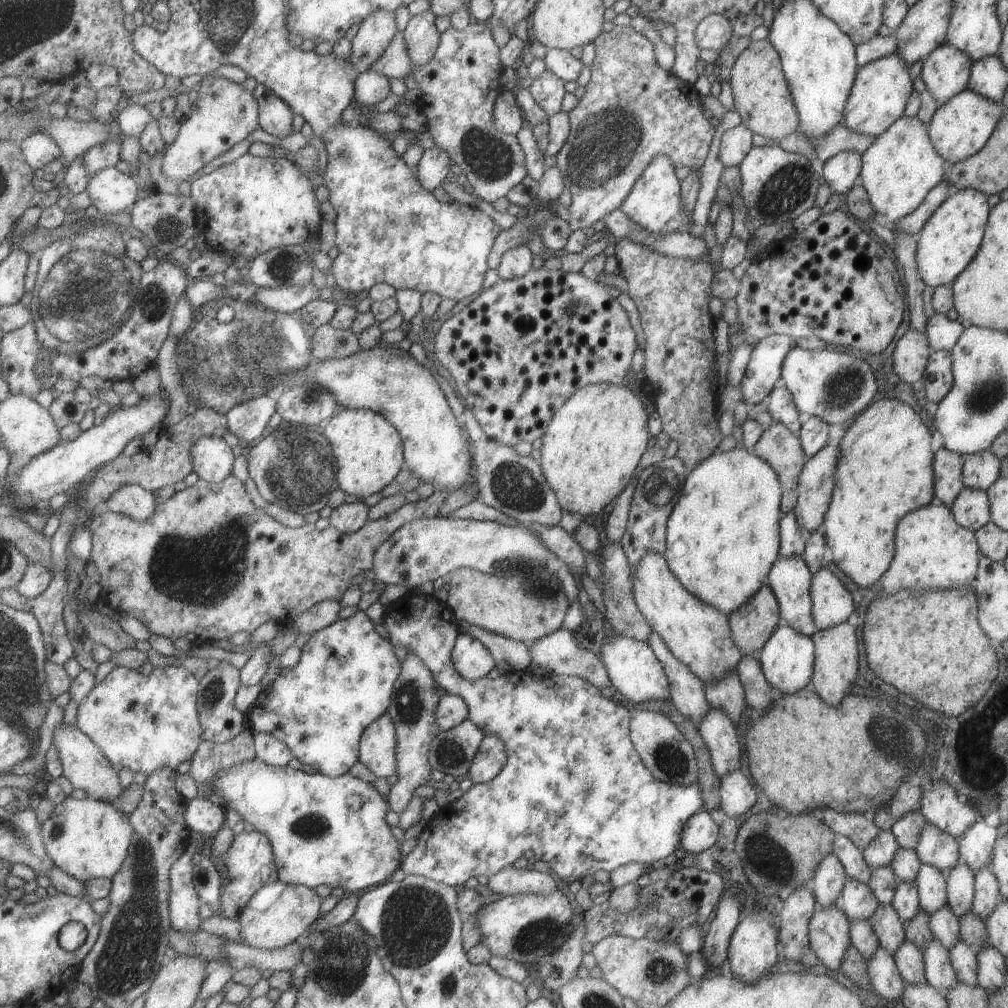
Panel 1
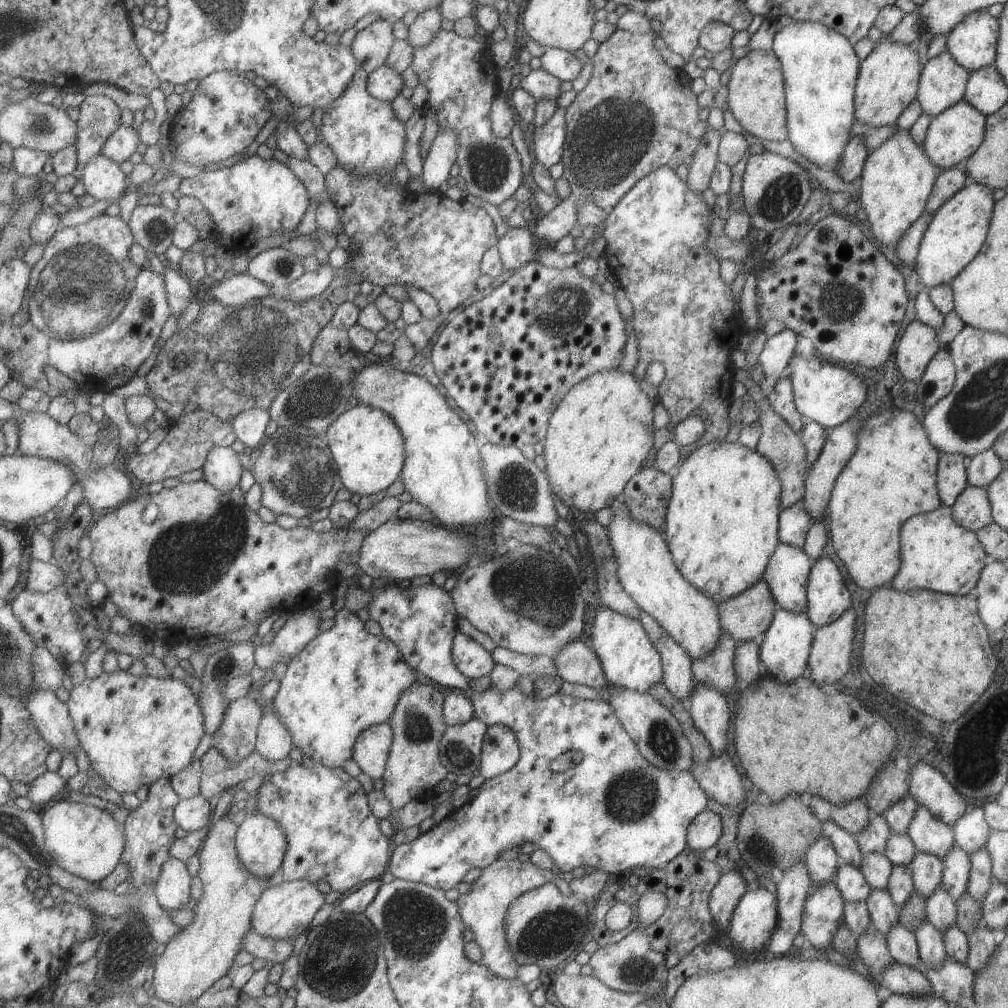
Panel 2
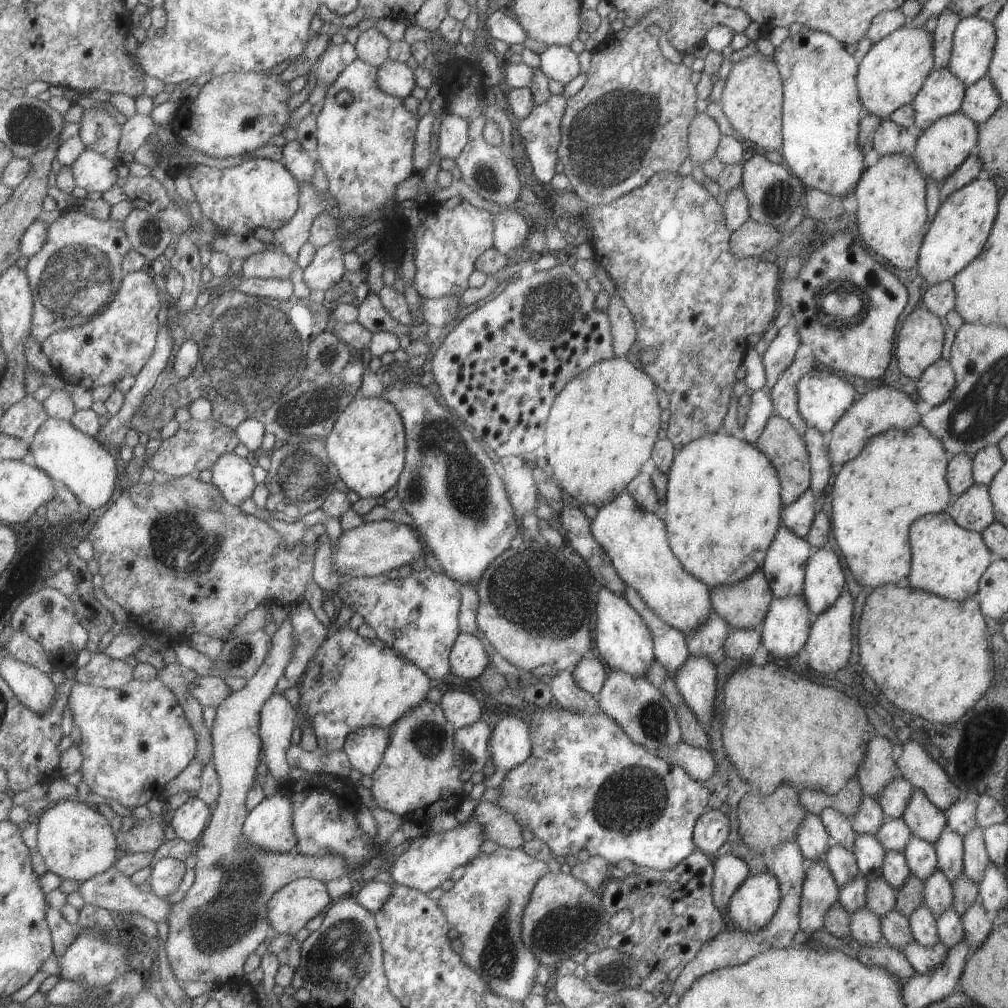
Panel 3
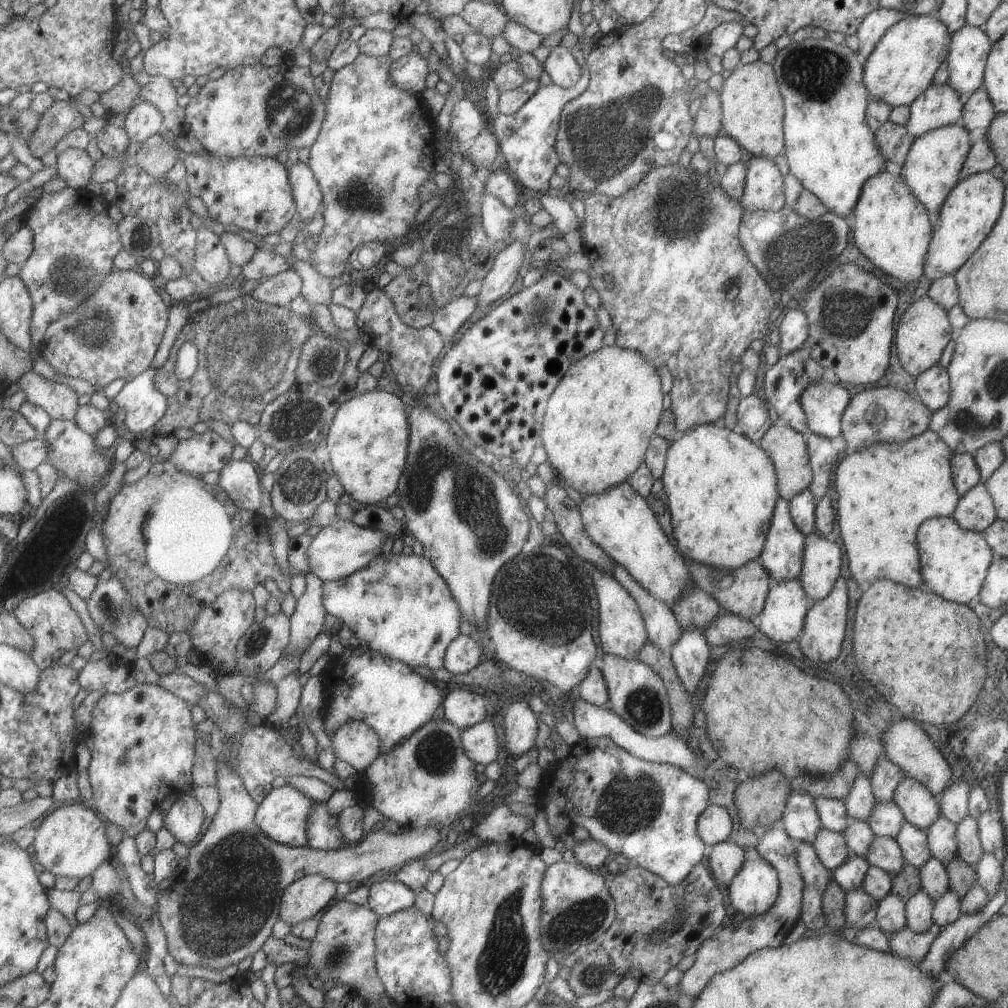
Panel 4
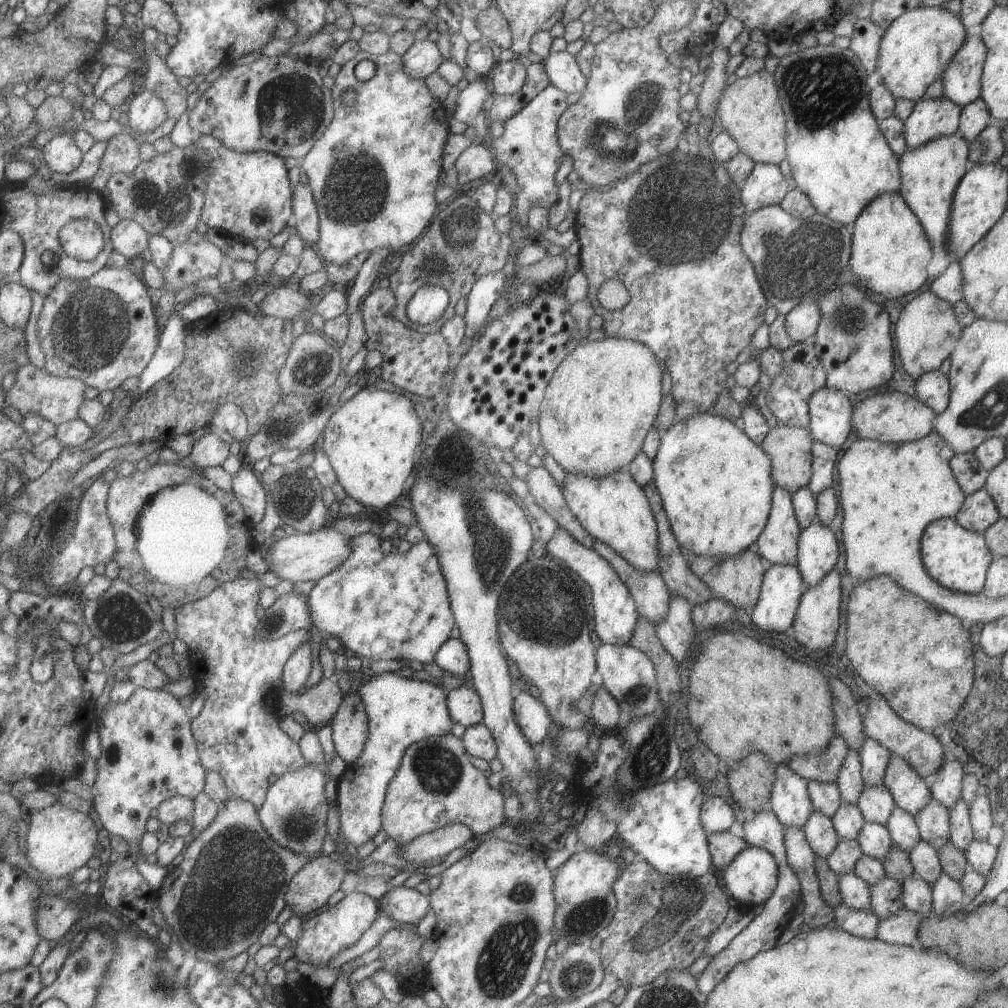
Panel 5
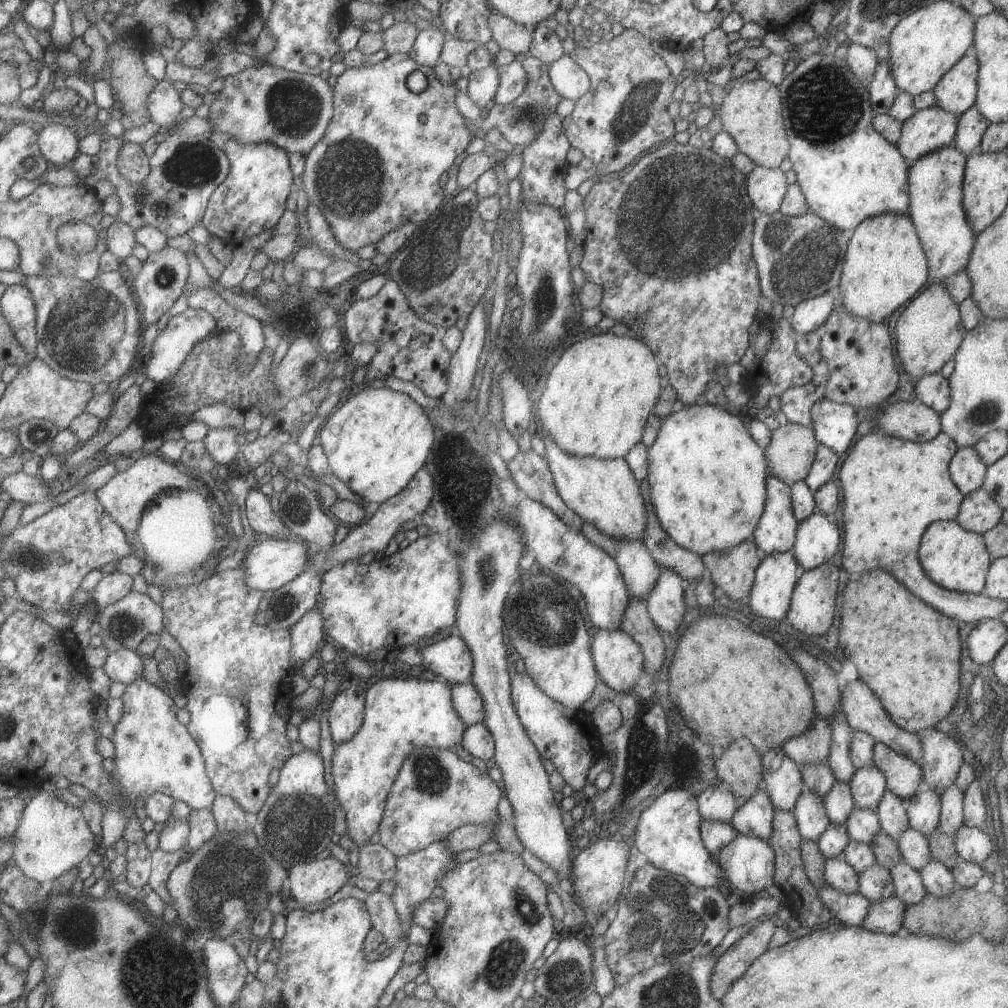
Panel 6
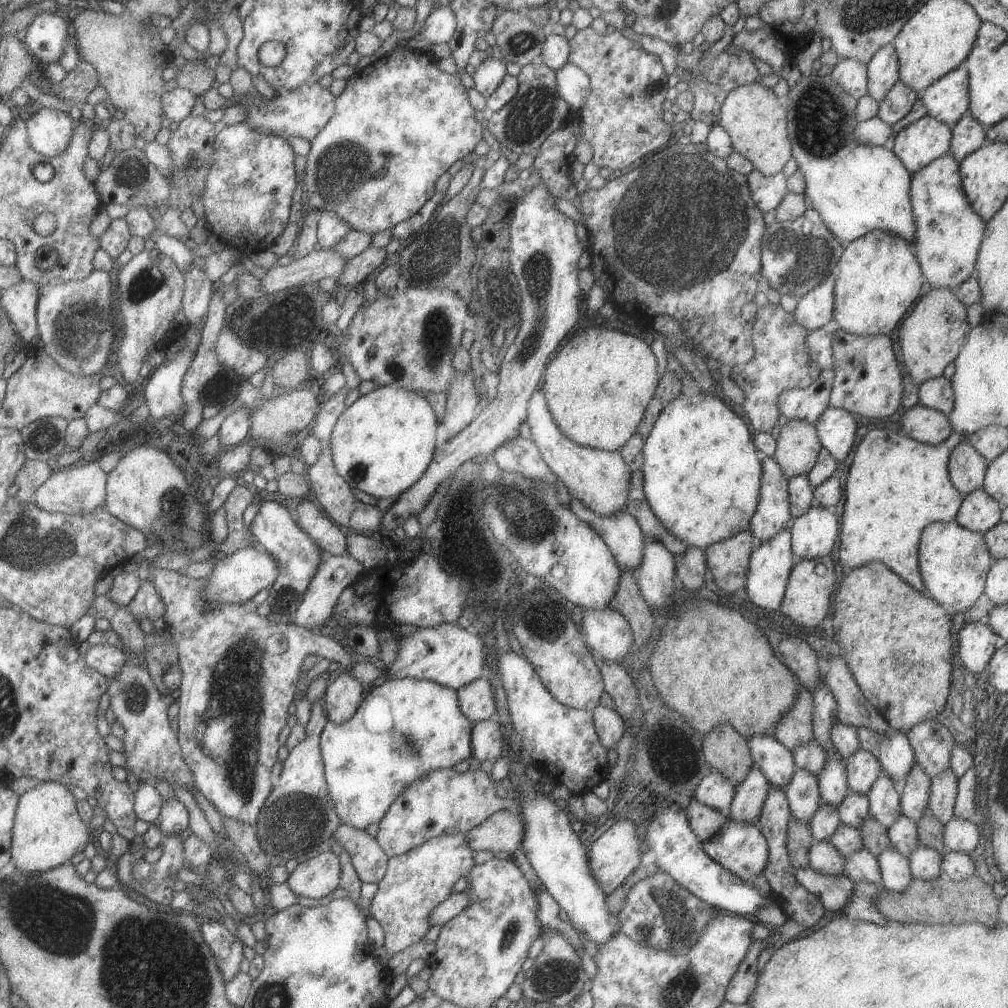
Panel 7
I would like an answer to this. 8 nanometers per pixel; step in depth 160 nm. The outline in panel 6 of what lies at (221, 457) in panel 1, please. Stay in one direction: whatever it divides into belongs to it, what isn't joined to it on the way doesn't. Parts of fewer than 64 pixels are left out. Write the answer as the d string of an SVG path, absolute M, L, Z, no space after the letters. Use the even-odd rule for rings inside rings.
M251 487L245 500L245 519L249 531L268 535L268 538L285 540L285 526L282 518L271 510L267 496Z

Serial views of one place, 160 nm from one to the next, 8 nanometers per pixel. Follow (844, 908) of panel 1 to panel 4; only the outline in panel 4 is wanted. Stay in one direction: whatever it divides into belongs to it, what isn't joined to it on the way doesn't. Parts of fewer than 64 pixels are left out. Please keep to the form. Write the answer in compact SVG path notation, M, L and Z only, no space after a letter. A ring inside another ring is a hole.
M821 827L811 846L824 867L831 872L839 868L850 855L842 834Z

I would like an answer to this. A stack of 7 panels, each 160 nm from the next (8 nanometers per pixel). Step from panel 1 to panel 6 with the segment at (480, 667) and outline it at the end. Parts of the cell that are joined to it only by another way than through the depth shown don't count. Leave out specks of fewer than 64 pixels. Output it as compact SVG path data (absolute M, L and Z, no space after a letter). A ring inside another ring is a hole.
M448 636L438 642L418 650L421 656L421 664L436 674L447 685L463 683L471 678L473 672L473 660L467 644L460 636Z

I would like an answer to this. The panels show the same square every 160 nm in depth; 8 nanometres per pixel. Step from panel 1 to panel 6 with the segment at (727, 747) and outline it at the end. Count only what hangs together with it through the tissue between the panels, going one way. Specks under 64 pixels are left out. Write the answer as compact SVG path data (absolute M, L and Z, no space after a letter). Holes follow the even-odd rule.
M660 568L659 578L647 594L645 605L653 624L664 637L676 635L686 611L683 592L688 582L669 568Z

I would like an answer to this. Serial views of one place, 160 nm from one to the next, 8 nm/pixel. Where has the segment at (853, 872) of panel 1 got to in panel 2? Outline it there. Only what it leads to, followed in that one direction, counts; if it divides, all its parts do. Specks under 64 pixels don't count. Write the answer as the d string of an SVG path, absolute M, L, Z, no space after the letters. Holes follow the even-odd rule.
M822 821L821 828L822 836L832 842L834 851L838 854L841 862L859 869L863 854L857 846L856 836L845 832L831 821Z

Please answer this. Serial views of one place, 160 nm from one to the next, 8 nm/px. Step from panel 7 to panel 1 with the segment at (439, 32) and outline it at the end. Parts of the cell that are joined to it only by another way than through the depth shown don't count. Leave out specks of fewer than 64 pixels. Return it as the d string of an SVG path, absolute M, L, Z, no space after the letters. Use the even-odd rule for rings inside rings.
M375 71L357 74L351 100L363 107L373 107L390 94L389 79Z

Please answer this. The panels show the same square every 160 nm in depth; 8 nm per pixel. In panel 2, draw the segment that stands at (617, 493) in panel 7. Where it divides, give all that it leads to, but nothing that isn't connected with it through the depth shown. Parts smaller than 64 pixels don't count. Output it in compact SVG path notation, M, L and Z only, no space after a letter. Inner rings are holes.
M620 499L610 507L612 518L605 528L616 558L616 573L621 586L640 610L658 622L691 660L705 656L717 646L722 633L717 605L679 574L663 534L652 526L631 520Z

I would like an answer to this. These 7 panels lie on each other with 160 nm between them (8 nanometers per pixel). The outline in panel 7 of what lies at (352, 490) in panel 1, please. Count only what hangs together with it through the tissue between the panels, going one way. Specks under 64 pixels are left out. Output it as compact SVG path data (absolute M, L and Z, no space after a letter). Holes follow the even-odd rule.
M388 385L377 386L368 394L359 396L351 406L347 406L335 422L328 444L332 464L337 474L350 488L357 488L376 499L400 495L408 489L424 472L435 450L436 417L430 402L414 391L397 389Z

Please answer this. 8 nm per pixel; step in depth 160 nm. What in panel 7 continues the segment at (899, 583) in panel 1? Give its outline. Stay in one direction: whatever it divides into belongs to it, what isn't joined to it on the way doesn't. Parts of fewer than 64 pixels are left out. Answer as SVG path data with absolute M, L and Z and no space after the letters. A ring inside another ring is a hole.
M934 521L925 526L921 532L918 543L918 568L923 586L925 586L925 594L945 610L948 607L952 608L953 614L956 612L962 614L973 607L974 602L984 592L986 575L993 562L994 560L987 551L983 533L962 528L956 521L947 523Z

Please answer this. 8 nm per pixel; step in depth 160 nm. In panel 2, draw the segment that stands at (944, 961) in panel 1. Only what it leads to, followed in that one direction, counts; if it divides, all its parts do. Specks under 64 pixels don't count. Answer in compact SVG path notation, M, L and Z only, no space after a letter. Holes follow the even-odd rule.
M926 920L913 933L921 962L928 968L938 969L946 959L942 934Z

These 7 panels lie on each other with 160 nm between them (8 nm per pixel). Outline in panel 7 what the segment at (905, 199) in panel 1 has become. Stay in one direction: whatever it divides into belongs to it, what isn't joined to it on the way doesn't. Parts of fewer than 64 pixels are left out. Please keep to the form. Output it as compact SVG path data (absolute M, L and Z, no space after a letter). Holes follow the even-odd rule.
M871 230L844 244L837 266L832 320L844 332L857 336L888 335L915 302L923 283L912 244L881 230Z

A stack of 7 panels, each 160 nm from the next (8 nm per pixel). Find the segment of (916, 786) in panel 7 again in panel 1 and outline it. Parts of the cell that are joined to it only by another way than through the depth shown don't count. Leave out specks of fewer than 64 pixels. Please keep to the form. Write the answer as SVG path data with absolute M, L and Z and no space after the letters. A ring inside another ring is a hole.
M959 861L946 877L946 904L951 912L959 918L972 907L974 897L974 872Z

